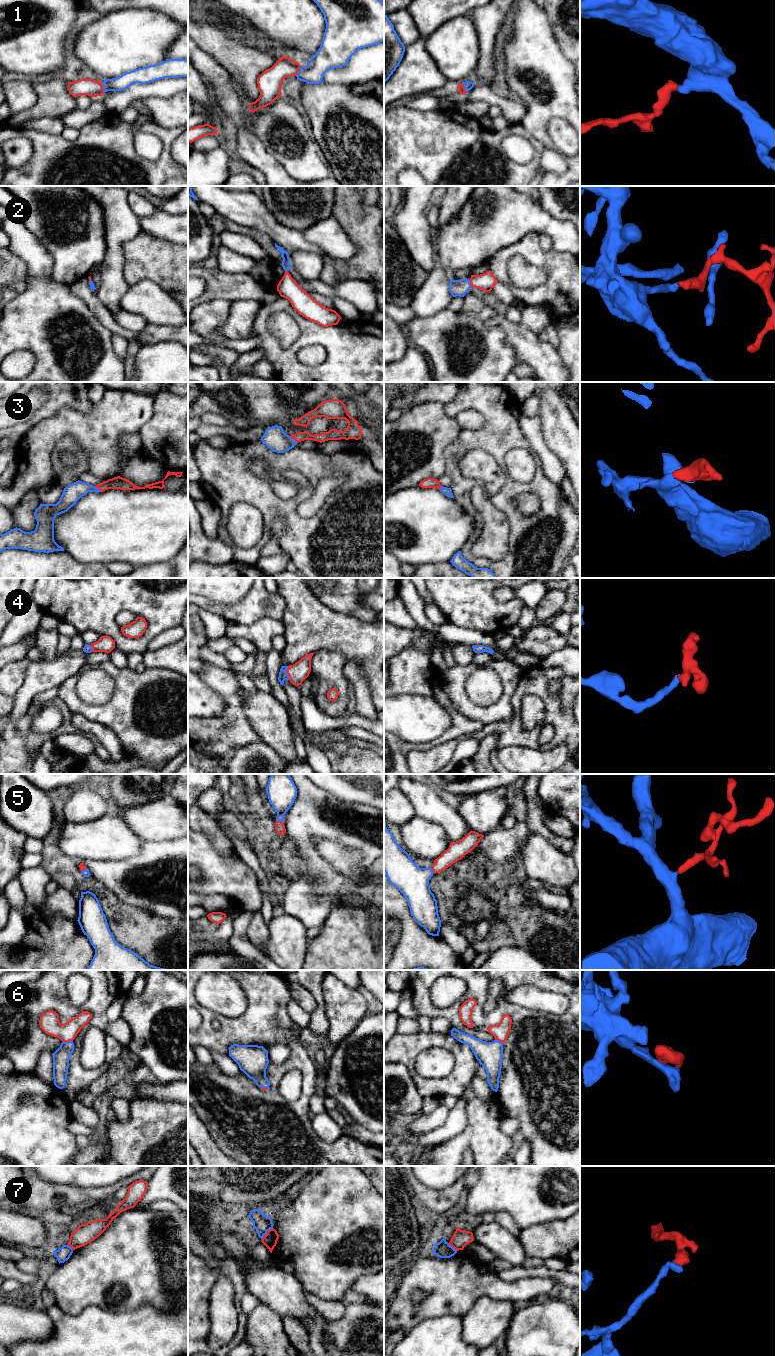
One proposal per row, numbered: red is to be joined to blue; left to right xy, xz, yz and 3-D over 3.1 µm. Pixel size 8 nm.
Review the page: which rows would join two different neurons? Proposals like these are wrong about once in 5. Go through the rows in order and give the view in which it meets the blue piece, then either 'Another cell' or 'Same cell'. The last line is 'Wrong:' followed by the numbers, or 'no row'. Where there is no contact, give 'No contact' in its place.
1: Touches blue in xy. Same cell
2: Touches blue in yz. Same cell
3: Touches blue in xz. Same cell
4: Touches blue in xz. Same cell
5: Touches blue in xz. Same cell
6: Touches blue in xy. Same cell
7: Touches blue in xz. Another cell
Wrong: 7

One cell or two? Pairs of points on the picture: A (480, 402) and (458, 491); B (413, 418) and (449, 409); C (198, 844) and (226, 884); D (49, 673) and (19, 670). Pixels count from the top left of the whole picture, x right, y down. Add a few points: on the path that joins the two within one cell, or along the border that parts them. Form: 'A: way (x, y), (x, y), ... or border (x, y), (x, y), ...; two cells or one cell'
A: way (488, 426), (454, 455), (454, 467); one cell
B: border (442, 404), (443, 411), (450, 417), (454, 417); two cells
C: way (202, 854), (213, 865), (218, 874); one cell
D: border (30, 661), (23, 684), (16, 693); two cells

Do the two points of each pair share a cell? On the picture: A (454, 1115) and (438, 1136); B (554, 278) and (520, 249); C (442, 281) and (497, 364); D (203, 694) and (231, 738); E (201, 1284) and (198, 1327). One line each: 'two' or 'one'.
A: one
B: one
C: two
D: two
E: one

